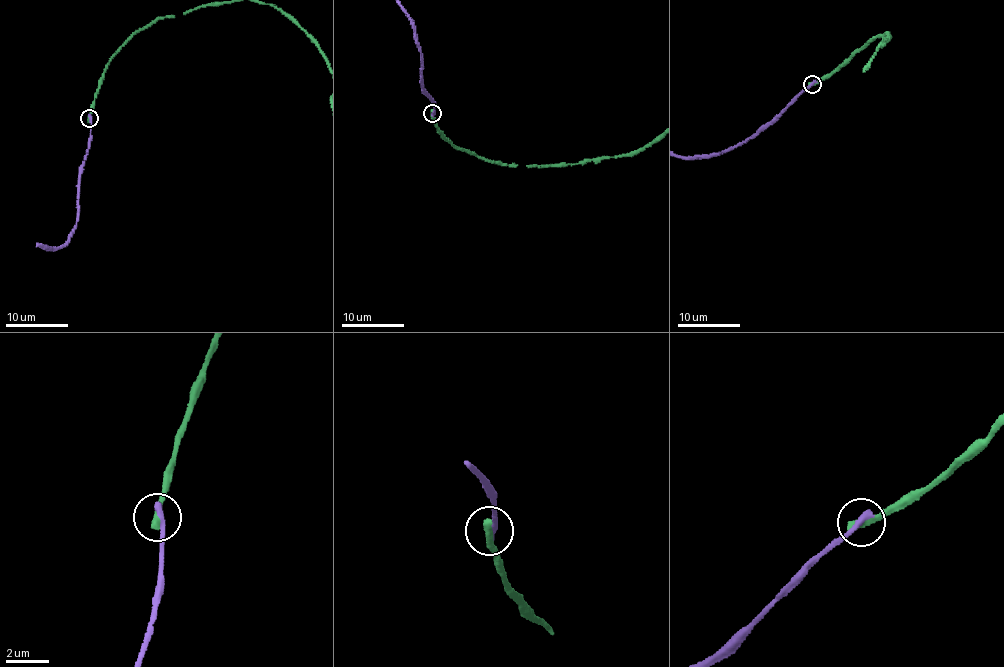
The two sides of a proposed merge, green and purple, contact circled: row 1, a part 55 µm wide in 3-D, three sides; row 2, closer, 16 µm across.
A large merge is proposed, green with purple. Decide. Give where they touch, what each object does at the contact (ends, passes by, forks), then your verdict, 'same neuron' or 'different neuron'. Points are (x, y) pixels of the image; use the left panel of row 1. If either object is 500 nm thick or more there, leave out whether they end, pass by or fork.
at (89, 118); green ends there; purple ends there; different neuron

